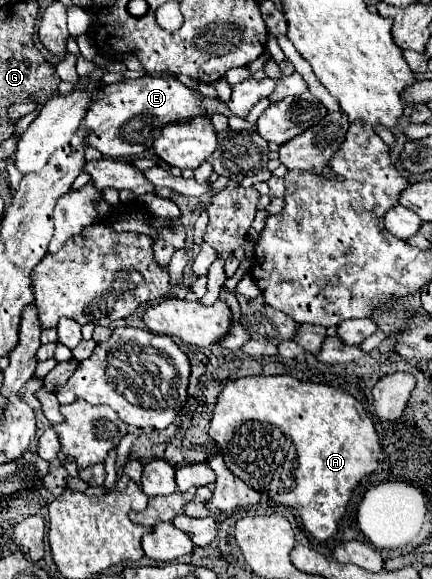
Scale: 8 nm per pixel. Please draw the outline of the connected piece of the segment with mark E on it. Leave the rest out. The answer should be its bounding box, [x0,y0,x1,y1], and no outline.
[82,77,210,157]

